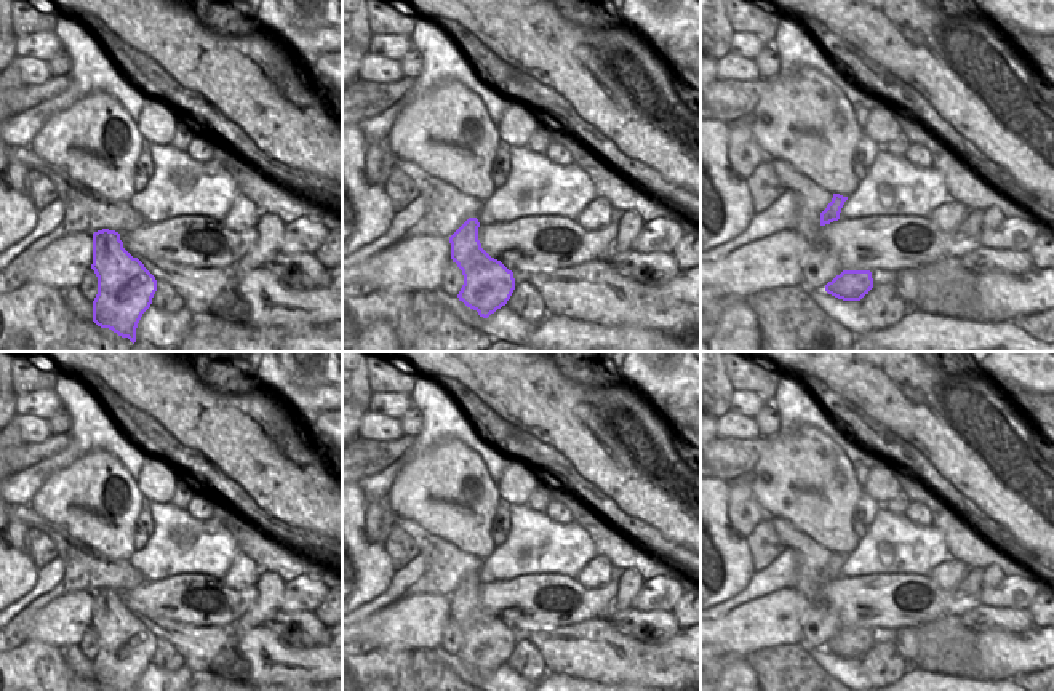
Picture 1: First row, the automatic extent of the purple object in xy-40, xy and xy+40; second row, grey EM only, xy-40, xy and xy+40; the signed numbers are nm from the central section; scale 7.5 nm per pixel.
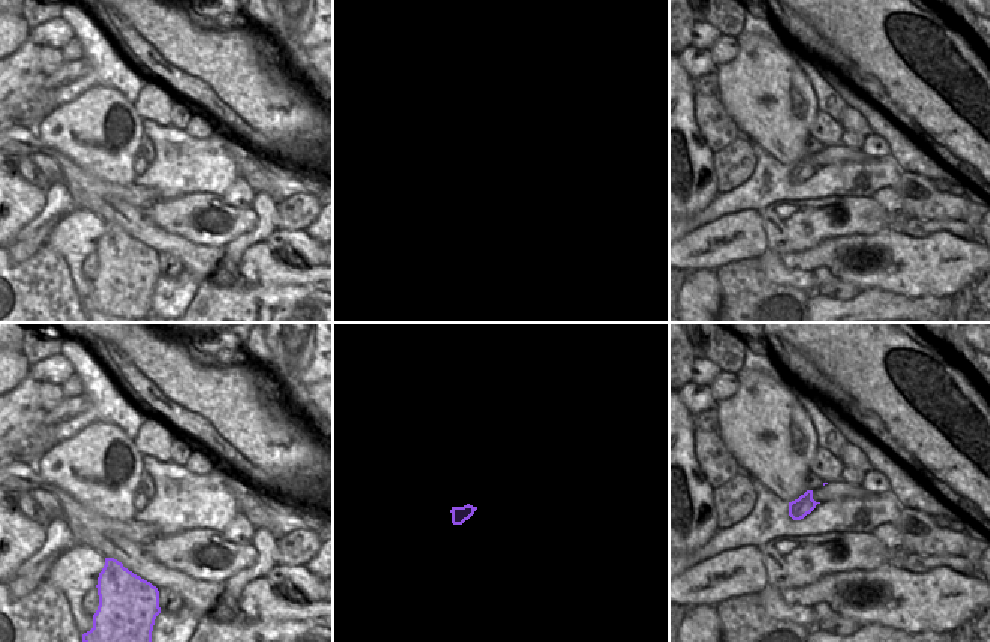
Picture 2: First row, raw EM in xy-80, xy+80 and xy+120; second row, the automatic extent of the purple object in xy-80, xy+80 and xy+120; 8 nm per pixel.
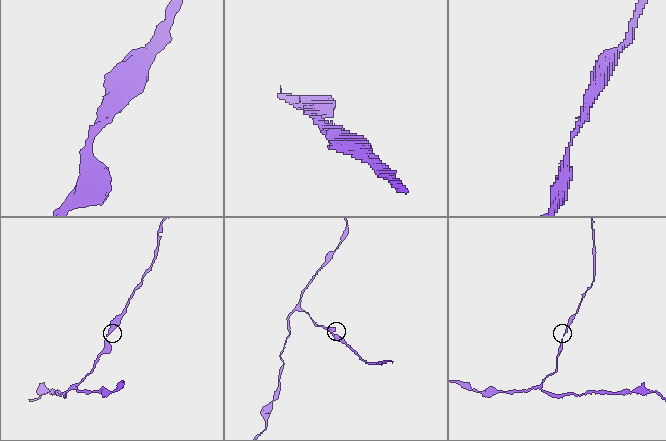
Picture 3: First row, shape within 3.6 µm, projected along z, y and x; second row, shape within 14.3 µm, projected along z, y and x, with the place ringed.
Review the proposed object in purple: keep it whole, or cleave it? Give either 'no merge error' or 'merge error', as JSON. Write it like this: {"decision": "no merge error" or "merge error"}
{"decision": "no merge error"}

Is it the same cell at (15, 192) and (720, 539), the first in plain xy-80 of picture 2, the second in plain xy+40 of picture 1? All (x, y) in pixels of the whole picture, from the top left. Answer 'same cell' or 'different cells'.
same cell

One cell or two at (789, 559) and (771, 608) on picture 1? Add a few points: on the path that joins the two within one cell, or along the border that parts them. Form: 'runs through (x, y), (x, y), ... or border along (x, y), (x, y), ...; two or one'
border along (792, 587), (782, 587), (742, 603); two

